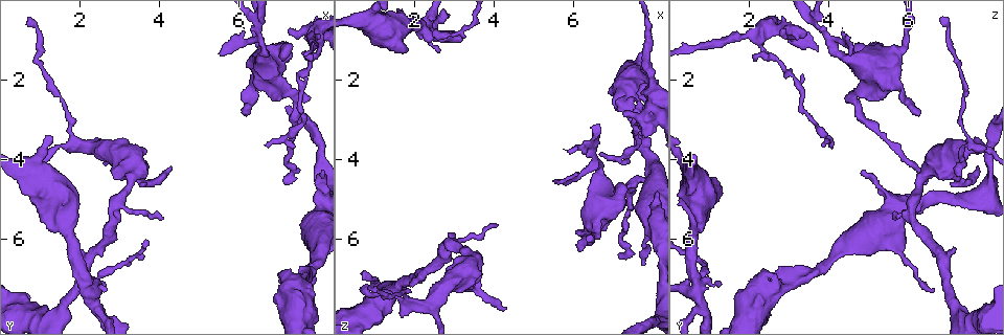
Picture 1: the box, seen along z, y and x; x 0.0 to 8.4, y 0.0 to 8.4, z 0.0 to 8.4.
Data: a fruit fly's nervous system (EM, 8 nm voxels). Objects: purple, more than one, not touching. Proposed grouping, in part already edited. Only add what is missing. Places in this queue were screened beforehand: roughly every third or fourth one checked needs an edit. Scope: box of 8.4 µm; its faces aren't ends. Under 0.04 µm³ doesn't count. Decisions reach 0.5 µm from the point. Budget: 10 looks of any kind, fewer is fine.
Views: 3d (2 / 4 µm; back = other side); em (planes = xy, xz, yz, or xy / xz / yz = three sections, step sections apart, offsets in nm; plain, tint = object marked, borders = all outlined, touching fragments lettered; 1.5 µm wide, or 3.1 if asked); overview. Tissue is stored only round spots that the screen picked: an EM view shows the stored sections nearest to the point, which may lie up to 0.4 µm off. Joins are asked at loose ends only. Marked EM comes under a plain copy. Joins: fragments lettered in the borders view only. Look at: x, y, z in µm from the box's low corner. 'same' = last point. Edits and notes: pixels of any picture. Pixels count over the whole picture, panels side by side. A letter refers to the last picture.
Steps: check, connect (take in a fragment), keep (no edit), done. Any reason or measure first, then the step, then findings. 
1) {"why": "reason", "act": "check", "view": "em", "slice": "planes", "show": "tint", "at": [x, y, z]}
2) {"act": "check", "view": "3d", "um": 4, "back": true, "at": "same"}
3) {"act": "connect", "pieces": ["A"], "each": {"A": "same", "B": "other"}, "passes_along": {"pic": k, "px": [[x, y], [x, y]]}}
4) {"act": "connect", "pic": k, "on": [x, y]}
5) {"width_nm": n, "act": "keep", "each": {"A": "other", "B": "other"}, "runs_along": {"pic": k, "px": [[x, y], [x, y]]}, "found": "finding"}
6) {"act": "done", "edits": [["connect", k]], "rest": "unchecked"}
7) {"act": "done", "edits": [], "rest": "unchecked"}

{"why": "branch stops here", "act": "check", "view": "em", "slice": "planes", "show": "borders", "at": [7.15, 4.60, 6.50]}

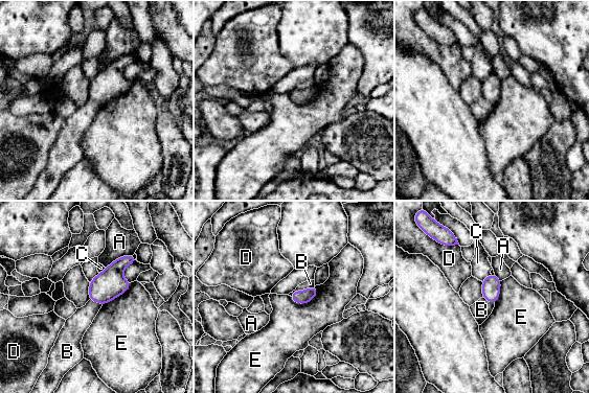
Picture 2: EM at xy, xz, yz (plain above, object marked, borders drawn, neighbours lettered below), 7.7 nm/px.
{"act": "keep", "each": {"A": "other", "B": "other", "C": "other", "D": "other", "E": "other"}, "found": "none of them fits"}

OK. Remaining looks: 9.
{"why": "thin end", "act": "check", "view": "3d", "um": 4, "at": [5.55, 1.40, 4.55]}

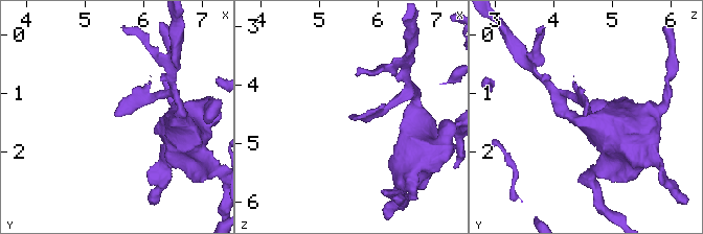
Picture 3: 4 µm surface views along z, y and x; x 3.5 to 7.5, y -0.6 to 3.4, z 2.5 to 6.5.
{"act": "check", "view": "em", "slice": "planes", "show": "borders", "at": [5.55, 1.40, 4.50]}

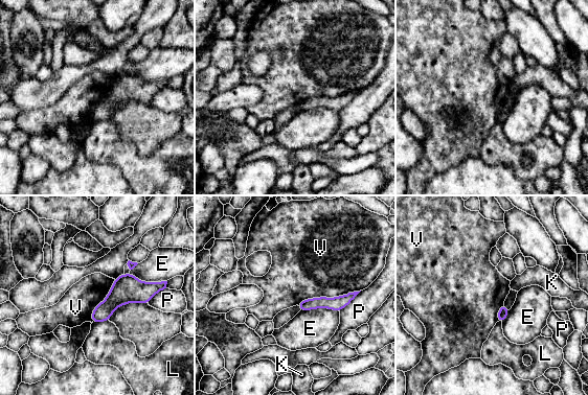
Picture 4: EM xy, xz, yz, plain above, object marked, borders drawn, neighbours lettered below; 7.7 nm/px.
{"act": "keep", "each": {"E": "other", "K": "other", "L": "other", "P": "other", "V": "other"}, "border": {"pic": 4, "px": [[108, 320], [92, 323]]}, "found": "no lettered fragment goes on from it"}

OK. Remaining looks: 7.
{"why": "an open end", "act": "check", "view": "em", "slice": "xy", "step": 4, "show": "borders", "at": [7.25, 0.75, 2.80]}

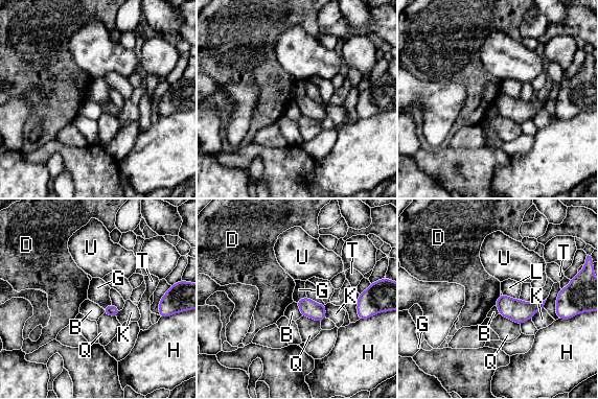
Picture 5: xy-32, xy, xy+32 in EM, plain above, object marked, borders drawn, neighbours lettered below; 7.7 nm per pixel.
{"act": "keep", "each": {"B": "other", "D": "other", "G": "other", "H": "other", "K": "other", "L": "other", "Q": "other", "T": "other", "U": "other"}, "border": {"pic": 5, "px": [[306, 296], [295, 302]]}, "found": "none of them fits"}

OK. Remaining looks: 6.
{"why": "stops while still wide", "act": "check", "view": "em", "slice": "planes", "show": "borders", "at": [6.95, 2.55, 5.25]}

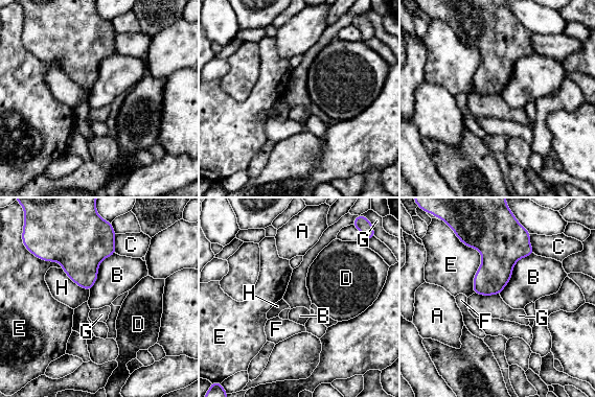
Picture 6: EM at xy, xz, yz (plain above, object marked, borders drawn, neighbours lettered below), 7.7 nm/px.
{"act": "keep", "each": {"A": "other", "B": "other", "C": "other", "D": "other", "E": "other", "F": "other", "G": "other", "H": "other"}, "border": {"pic": 6, "px": [[474, 293], [499, 295]]}, "found": "no lettered fragment goes on from it"}

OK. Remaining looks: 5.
{"act": "done", "edits": [], "rest": "unchecked"}

